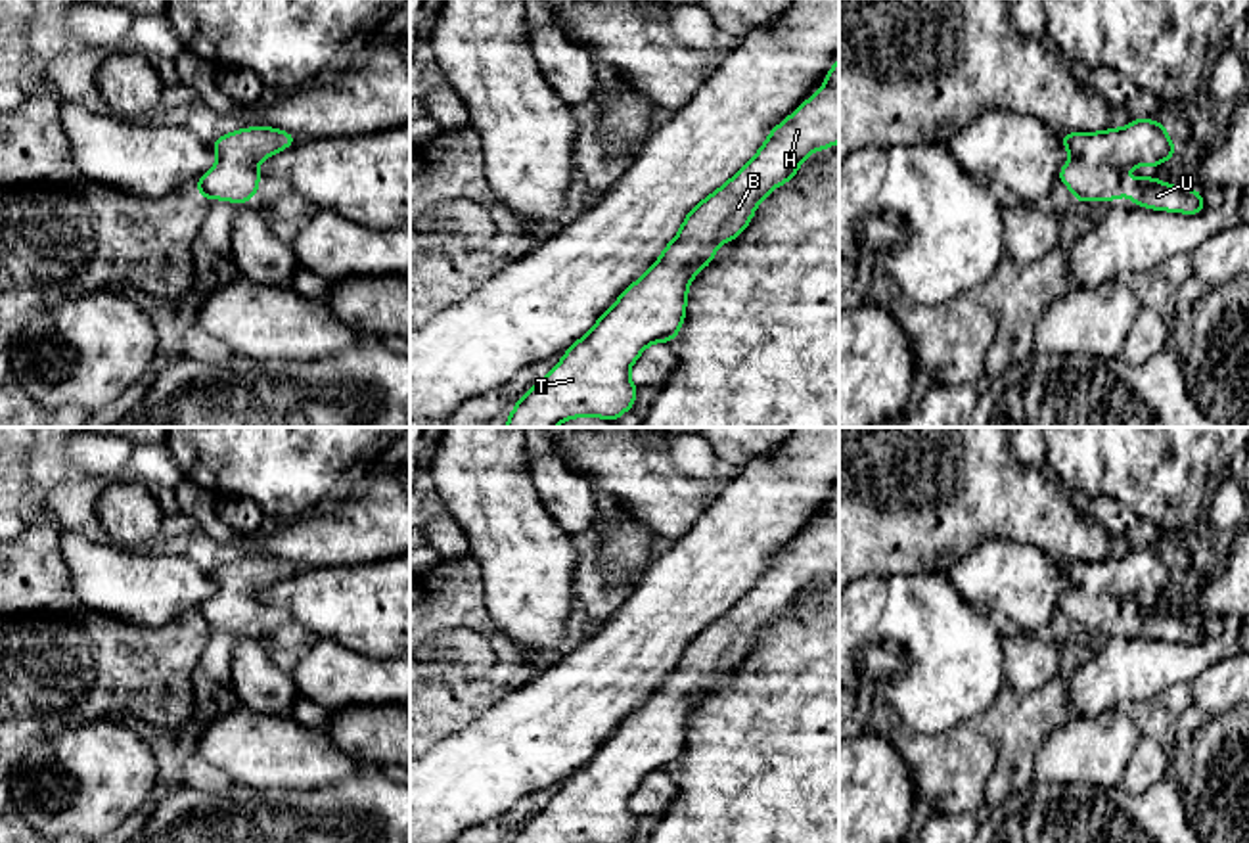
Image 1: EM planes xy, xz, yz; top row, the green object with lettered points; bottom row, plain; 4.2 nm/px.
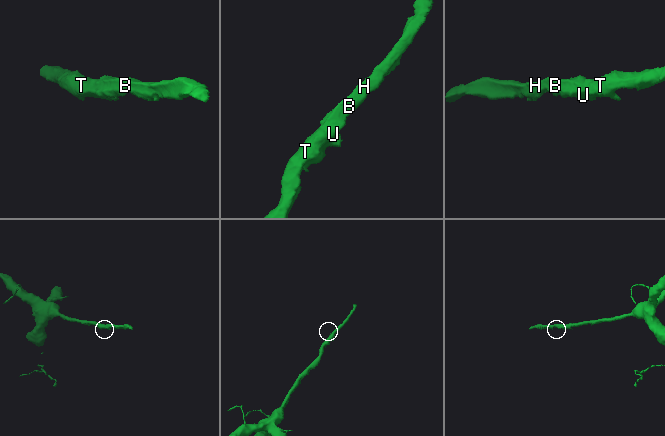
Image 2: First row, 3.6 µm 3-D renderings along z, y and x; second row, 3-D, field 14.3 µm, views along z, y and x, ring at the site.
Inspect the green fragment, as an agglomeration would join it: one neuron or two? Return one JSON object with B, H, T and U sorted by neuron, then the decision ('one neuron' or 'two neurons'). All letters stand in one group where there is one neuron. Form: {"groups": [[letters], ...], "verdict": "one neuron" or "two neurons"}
{"groups": [["B", "H", "T", "U"]], "verdict": "one neuron"}

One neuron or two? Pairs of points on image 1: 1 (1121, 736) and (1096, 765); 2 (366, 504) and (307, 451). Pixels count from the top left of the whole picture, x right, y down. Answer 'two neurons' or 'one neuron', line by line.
1: one neuron
2: two neurons

